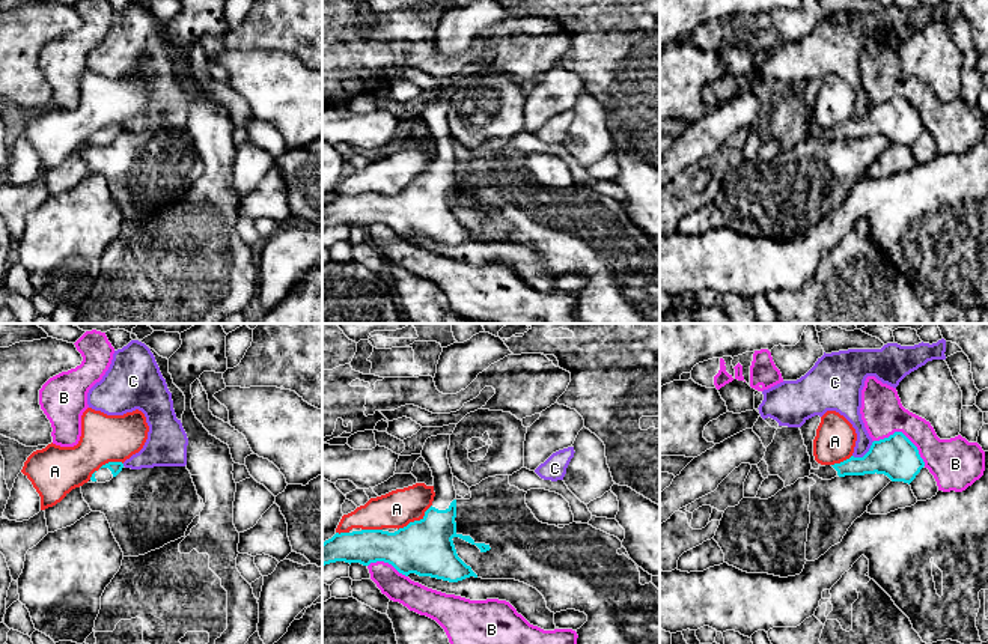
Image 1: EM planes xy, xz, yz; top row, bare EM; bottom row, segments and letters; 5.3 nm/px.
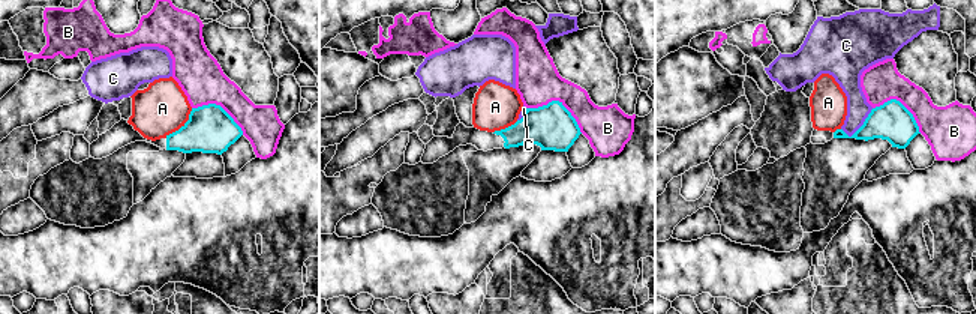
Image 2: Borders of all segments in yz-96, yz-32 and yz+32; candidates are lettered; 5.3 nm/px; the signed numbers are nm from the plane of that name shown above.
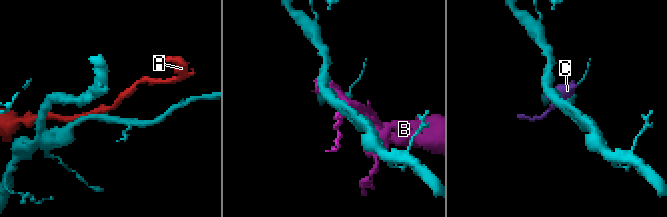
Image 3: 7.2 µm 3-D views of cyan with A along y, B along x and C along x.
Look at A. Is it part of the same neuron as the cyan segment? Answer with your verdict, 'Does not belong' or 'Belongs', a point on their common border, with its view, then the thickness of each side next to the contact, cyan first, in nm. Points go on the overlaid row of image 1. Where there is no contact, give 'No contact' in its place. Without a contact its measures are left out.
Does not belong. Touches cyan at xz (416, 521). Thickness 300 nm (cyan) against 200 nm

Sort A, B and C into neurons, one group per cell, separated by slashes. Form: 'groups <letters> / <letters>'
groups A / B / C

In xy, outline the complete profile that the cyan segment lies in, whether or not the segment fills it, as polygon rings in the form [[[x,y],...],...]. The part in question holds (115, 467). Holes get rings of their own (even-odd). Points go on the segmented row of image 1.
[[[108,462],[95,471],[90,477],[92,481],[105,483],[116,477],[124,468],[122,462]]]

